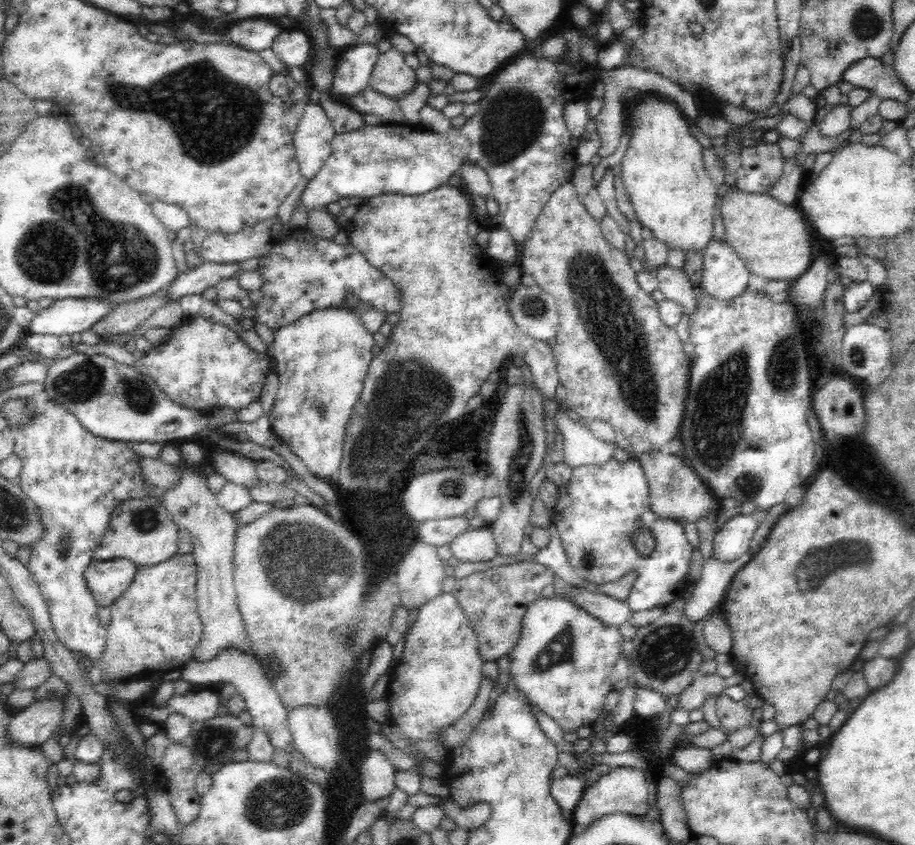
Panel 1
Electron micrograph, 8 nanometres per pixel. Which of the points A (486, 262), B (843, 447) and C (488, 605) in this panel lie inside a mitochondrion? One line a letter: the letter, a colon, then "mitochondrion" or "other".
A: other
B: other
C: other

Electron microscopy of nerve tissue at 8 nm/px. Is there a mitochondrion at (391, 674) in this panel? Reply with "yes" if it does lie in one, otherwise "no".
no

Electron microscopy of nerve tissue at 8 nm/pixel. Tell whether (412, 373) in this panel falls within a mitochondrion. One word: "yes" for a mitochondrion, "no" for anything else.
yes

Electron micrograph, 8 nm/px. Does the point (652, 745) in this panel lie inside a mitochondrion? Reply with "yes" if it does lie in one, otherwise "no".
no

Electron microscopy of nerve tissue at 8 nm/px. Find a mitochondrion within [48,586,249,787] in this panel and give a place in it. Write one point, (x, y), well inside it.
(213, 741)

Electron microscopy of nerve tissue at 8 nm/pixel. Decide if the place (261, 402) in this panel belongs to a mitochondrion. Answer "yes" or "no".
no

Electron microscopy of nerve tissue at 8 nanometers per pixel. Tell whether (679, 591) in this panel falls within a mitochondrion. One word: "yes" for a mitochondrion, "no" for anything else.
no

